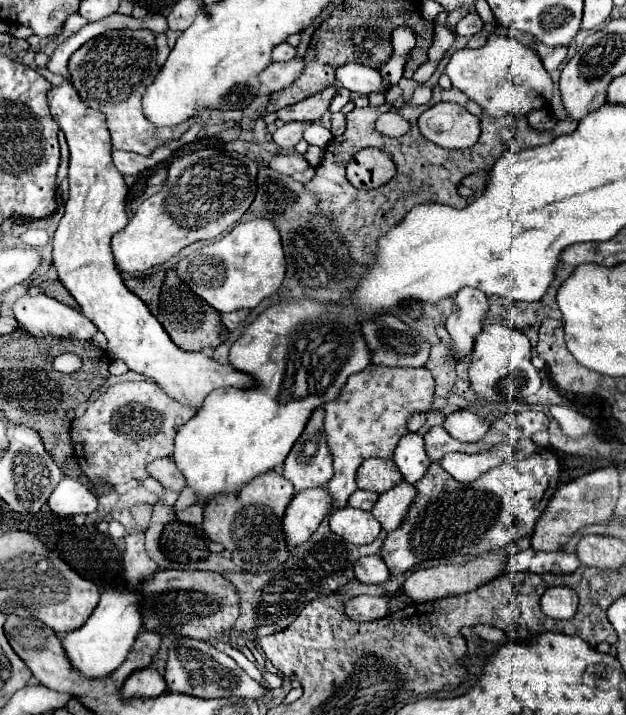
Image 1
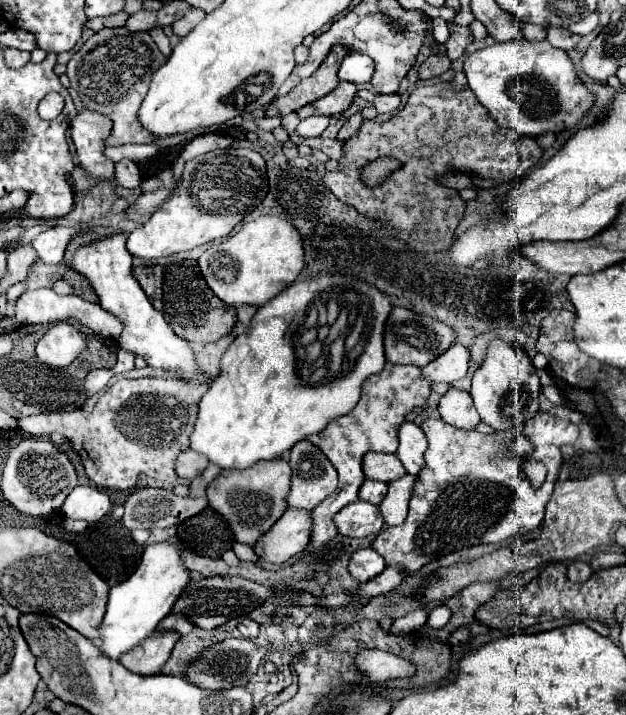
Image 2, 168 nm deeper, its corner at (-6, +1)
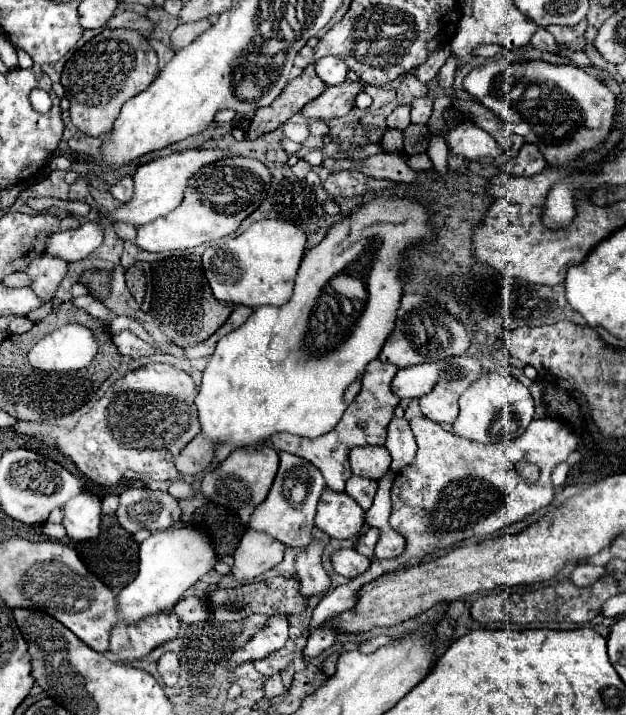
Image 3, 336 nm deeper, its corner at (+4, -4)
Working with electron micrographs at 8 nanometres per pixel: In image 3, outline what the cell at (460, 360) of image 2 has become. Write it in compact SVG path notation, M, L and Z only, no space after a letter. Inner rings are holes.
M438 361L400 369L392 381L392 391L396 395L400 395L402 399L424 397L426 393L430 393L436 387L440 373L442 373L442 365Z

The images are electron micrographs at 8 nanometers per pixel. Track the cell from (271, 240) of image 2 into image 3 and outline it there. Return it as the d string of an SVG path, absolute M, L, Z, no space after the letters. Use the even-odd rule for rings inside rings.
M262 219L252 223L240 235L224 241L224 245L210 245L202 253L204 275L218 301L240 303L248 307L278 307L284 305L292 295L294 277L304 255L304 245L306 237L294 225L276 219Z

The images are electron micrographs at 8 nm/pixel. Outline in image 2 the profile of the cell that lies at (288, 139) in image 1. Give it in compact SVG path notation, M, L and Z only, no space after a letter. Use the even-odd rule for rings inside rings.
M310 116L310 118L302 120L296 130L300 136L320 136L328 128L328 120L330 118L326 118L326 116Z

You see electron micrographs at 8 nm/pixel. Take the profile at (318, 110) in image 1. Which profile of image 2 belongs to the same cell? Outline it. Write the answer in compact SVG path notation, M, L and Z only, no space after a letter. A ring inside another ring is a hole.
M340 82L330 94L322 96L320 100L304 106L298 110L300 118L308 118L312 114L324 114L324 116L334 116L346 112L356 98L356 84Z

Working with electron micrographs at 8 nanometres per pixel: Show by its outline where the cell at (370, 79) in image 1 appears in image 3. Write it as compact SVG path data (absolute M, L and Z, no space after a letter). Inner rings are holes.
M324 57L316 61L316 73L326 85L340 85L346 81L350 67L340 57Z

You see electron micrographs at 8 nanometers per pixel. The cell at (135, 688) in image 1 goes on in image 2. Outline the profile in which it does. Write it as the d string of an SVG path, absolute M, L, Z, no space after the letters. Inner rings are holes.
M154 632L150 638L138 644L138 648L132 648L130 652L126 652L126 656L122 656L120 662L128 670L142 676L160 674L160 668L168 660L178 638L180 636L176 632Z

